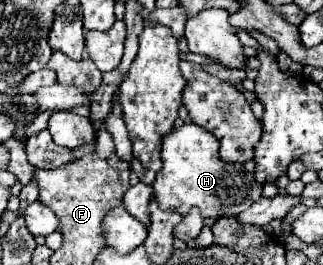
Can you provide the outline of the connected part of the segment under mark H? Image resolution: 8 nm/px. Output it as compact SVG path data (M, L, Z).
M192 122L174 128L162 138L162 170L156 174L152 186L154 186L154 196L158 204L162 204L162 208L176 208L180 214L186 214L192 206L198 206L204 218L236 216L238 212L250 208L250 204L254 204L262 196L262 184L254 178L254 172L248 172L240 162L222 162L218 158L218 140L212 136L212 132Z

